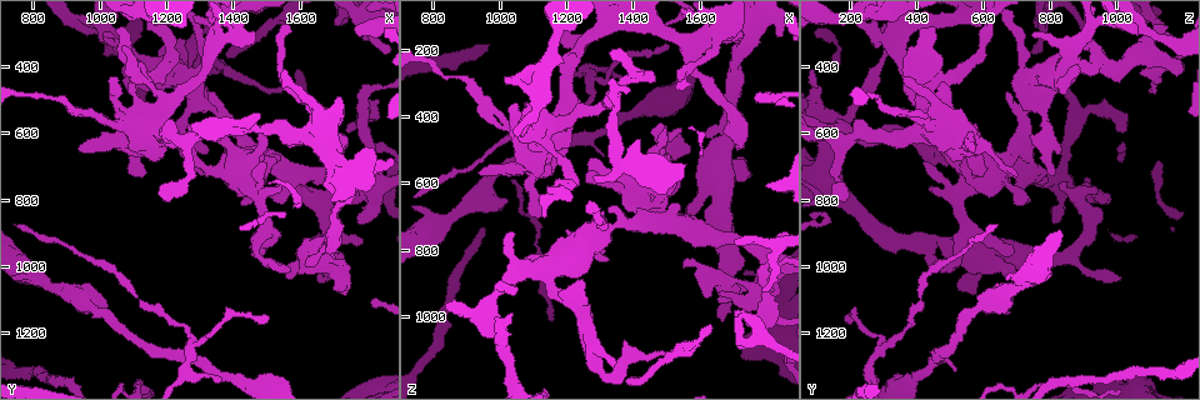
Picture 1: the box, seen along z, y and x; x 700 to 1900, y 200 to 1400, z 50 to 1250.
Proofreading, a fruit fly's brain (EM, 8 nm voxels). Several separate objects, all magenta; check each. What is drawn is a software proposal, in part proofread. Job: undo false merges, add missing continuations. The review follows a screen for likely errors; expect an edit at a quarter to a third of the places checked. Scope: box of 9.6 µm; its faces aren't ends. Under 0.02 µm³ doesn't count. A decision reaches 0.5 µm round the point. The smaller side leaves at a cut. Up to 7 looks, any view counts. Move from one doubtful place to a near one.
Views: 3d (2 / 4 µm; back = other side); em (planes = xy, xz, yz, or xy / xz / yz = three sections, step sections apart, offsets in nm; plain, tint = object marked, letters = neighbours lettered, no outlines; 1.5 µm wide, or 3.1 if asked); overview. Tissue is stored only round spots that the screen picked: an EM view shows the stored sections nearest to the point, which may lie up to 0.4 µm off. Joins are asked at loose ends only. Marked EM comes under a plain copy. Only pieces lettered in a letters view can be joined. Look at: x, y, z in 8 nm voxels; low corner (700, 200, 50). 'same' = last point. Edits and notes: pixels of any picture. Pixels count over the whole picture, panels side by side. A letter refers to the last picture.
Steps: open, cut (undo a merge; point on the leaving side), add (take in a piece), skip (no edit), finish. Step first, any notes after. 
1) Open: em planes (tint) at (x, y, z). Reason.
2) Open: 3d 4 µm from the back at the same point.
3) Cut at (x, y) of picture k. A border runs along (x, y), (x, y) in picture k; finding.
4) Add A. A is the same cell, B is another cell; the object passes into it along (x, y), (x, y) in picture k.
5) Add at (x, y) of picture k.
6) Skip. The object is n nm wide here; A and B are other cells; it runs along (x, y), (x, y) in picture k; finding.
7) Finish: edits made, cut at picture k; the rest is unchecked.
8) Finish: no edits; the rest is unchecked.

Open: 3d 2 µm at (960, 1110, 600). Thick turns thin.

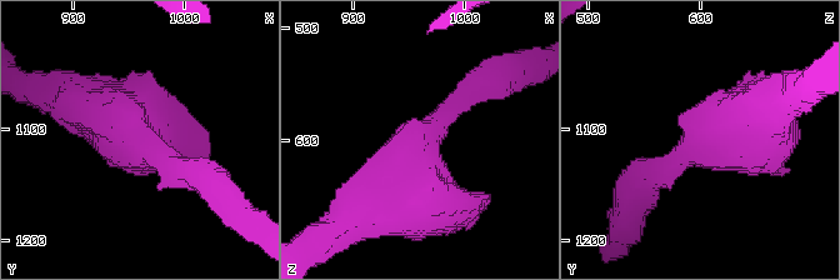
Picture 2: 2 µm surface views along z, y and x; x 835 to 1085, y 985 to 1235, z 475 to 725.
Open: em planes (letters) at (968, 1116, 606). Now the EM.

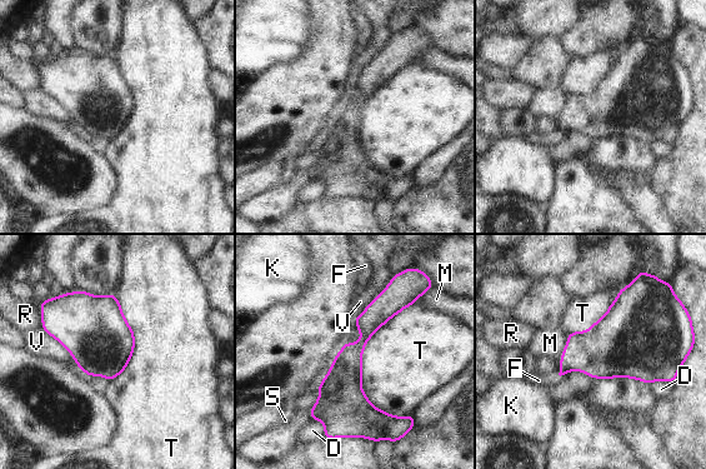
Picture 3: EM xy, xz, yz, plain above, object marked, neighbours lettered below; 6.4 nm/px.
Skip. The longest contact is with T, 750 nm; D, F, K, M, R, S, T and V are other cells; a border runs along (412, 304), (396, 417) in picture 3; one neuron here.

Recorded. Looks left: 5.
Open: 3d 4 µm at (1560, 1030, 690). An open end.

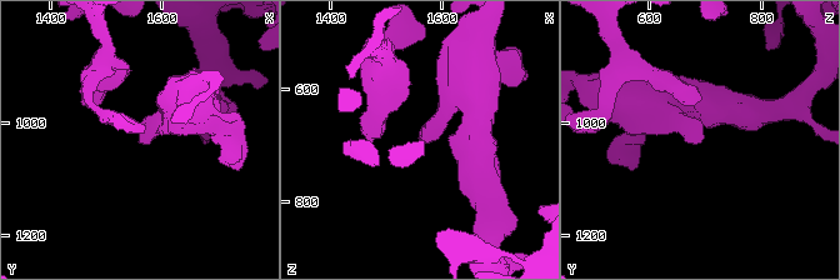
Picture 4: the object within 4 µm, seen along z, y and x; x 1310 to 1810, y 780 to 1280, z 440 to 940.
Open: em planes (letters) at (1565, 1035, 700).

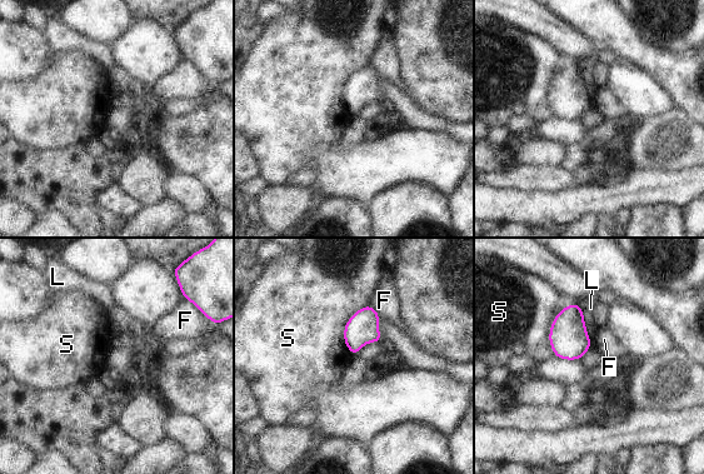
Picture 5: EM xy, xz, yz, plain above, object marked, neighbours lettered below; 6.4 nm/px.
Skip. F, L and S are other cells; a border runs along (574, 303), (552, 323), (554, 355) in picture 5; no lettered piece goes on from it.

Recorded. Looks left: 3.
Open: em planes (letters) at (1510, 1160, 180). Branch stops here.

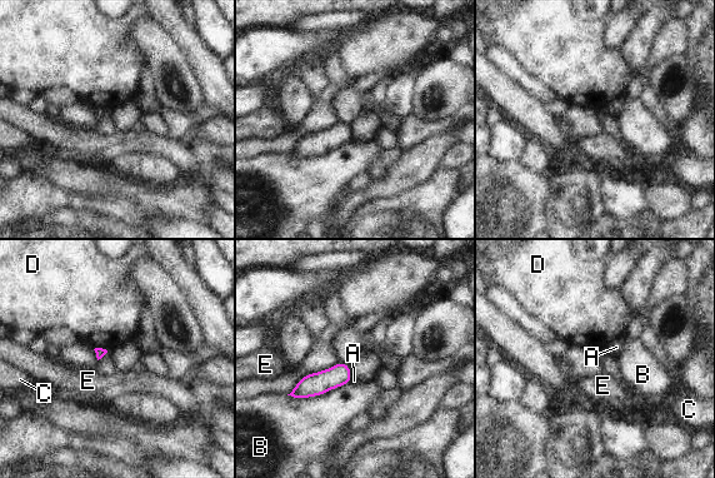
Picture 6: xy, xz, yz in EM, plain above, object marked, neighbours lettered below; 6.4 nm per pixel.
Skip. A, B, C, D and E are other cells; a border runs along (94, 348), (105, 348), (108, 350) in picture 6; none of them fits.

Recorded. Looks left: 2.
Finish: no edits; the rest is unchecked.

